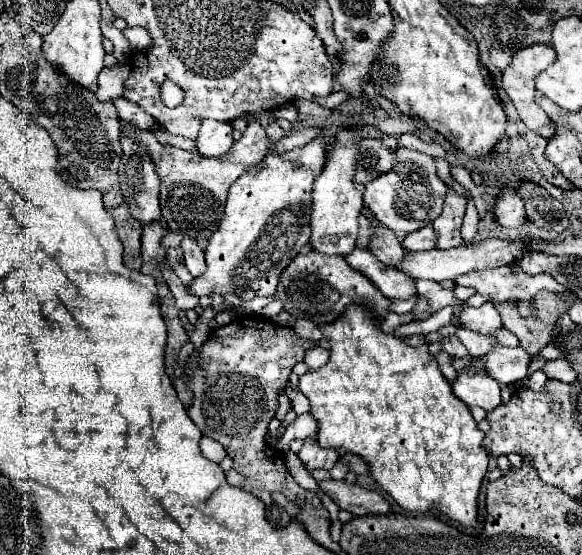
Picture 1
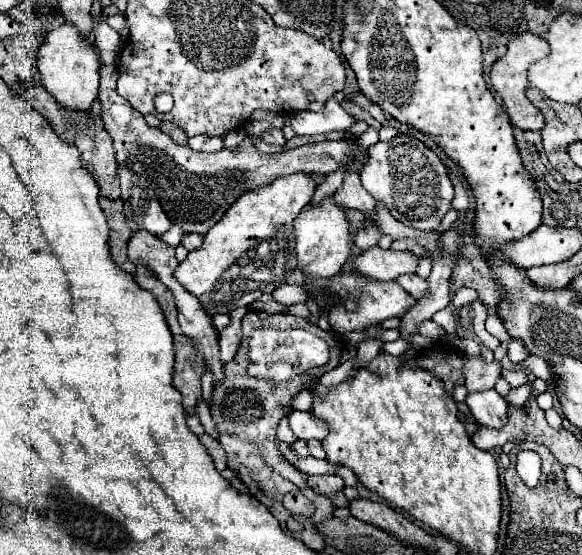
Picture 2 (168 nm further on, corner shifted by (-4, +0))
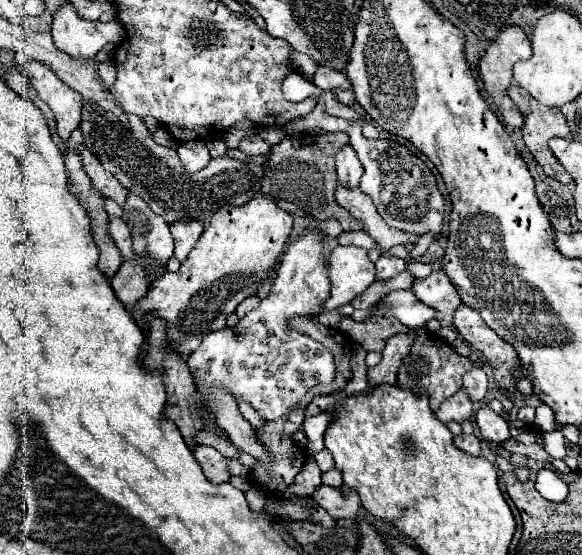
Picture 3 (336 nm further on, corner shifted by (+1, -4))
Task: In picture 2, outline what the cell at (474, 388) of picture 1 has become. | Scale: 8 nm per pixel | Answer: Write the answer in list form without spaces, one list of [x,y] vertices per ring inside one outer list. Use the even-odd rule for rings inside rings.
[[[495,388],[485,392],[469,392],[465,402],[481,426],[501,428],[507,424],[507,402]]]

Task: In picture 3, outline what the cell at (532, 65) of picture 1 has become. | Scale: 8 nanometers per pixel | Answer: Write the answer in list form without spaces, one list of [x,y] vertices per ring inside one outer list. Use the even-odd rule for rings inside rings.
[[[508,26],[508,28],[502,28],[496,36],[496,40],[492,40],[492,44],[488,46],[488,50],[484,52],[484,56],[480,58],[478,62],[478,68],[480,68],[480,78],[484,82],[484,88],[488,92],[488,96],[494,100],[498,112],[502,114],[504,122],[514,126],[514,128],[520,128],[524,124],[524,118],[520,114],[520,110],[512,104],[510,96],[506,94],[510,82],[512,82],[512,66],[514,62],[518,60],[526,60],[532,56],[532,46],[530,46],[530,40],[528,36],[518,28],[518,26]]]

